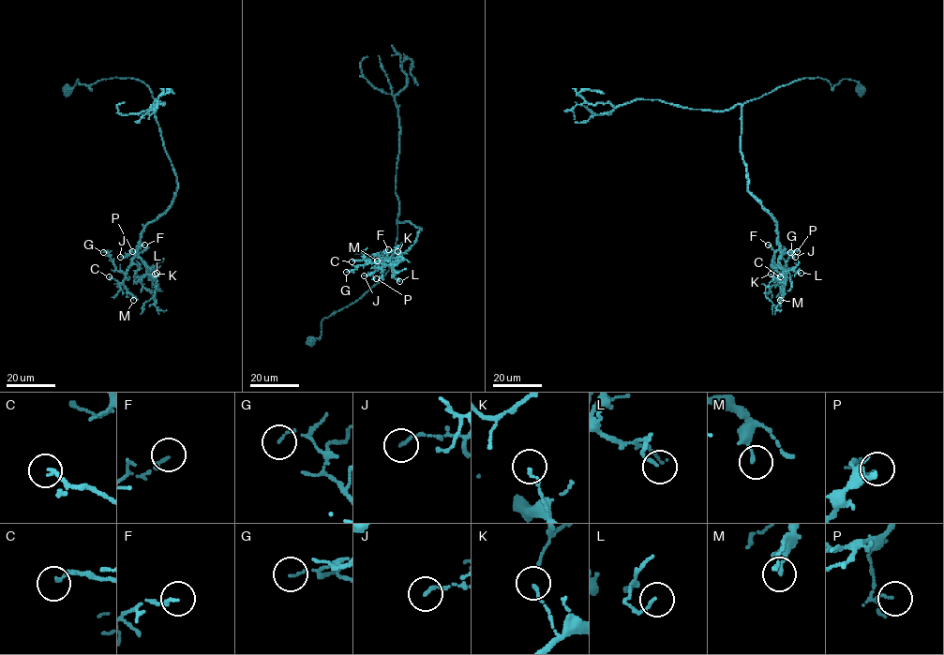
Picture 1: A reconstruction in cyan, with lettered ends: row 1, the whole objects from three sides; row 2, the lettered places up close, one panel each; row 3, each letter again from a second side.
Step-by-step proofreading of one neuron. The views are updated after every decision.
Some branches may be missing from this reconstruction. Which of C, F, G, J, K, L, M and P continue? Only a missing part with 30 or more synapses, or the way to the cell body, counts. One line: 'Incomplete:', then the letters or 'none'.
Incomplete: none

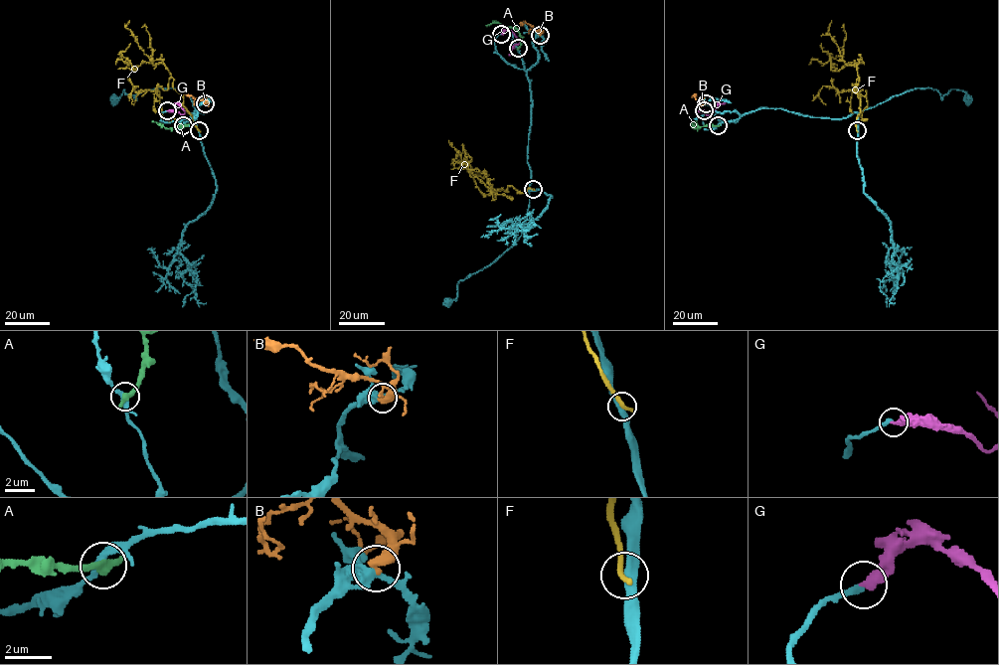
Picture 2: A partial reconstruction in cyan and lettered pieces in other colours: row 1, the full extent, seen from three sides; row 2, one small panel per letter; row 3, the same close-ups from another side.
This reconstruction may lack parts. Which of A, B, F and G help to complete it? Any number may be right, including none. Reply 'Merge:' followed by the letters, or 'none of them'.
Merge: G

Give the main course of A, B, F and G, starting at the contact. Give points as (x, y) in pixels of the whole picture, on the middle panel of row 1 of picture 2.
A: (517, 48), (521, 36), (516, 29), (498, 23), (486, 26)
B: (539, 35), (541, 32), (532, 26), (519, 23)
F: (533, 190), (518, 192), (508, 186), (506, 192), (500, 189), (484, 195), (448, 140)
G: (501, 34), (509, 30), (519, 41), (509, 56)

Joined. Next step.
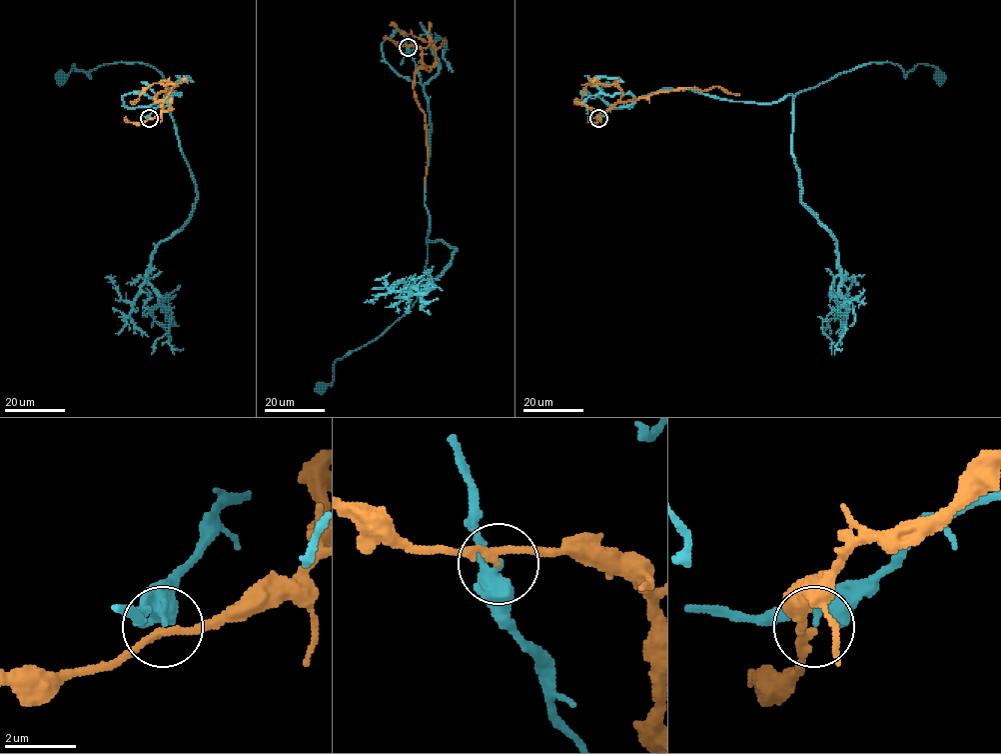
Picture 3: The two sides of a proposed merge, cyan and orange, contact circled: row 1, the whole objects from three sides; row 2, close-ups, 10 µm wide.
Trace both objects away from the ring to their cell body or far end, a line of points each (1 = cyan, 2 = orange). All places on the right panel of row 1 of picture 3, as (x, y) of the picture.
1: (598, 118), (666, 89), (773, 103), (871, 62), (898, 65), (905, 77), (917, 64), (933, 65), (939, 76)
2: (598, 119), (618, 102), (665, 91), (708, 90), (719, 86), (739, 95)

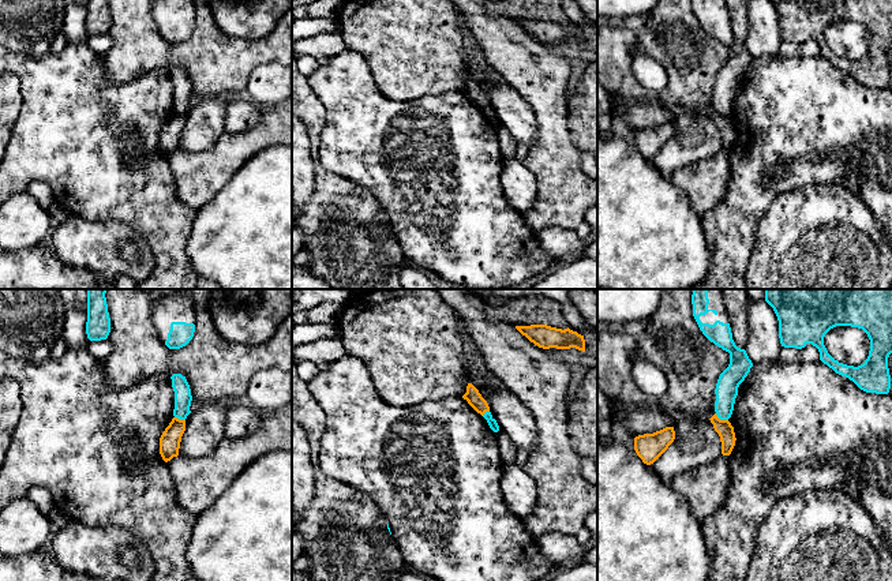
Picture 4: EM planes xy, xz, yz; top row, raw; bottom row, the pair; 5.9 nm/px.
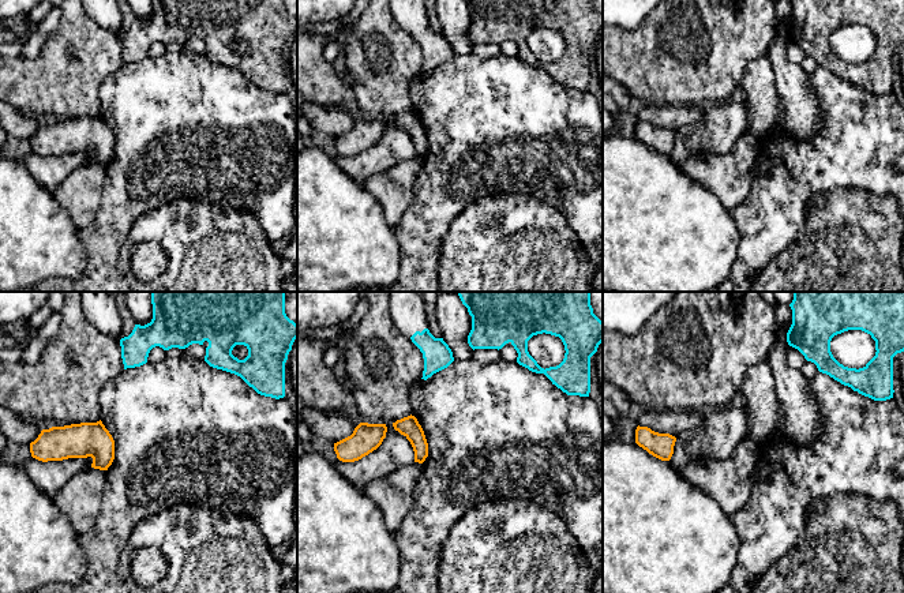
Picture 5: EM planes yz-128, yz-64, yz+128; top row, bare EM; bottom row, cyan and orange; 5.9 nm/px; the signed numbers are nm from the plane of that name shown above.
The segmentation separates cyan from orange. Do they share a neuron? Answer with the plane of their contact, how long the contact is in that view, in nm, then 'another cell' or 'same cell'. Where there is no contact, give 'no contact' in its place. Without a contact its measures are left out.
yz | 90 nm | another cell

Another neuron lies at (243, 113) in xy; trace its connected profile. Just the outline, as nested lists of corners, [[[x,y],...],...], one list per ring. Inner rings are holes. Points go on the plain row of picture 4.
[[[243,95],[226,104],[224,131],[229,134],[246,132],[263,117],[265,108]]]

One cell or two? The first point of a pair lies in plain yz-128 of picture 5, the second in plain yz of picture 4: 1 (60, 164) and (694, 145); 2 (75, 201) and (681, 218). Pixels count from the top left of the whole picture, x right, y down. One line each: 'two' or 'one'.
1: one
2: two

